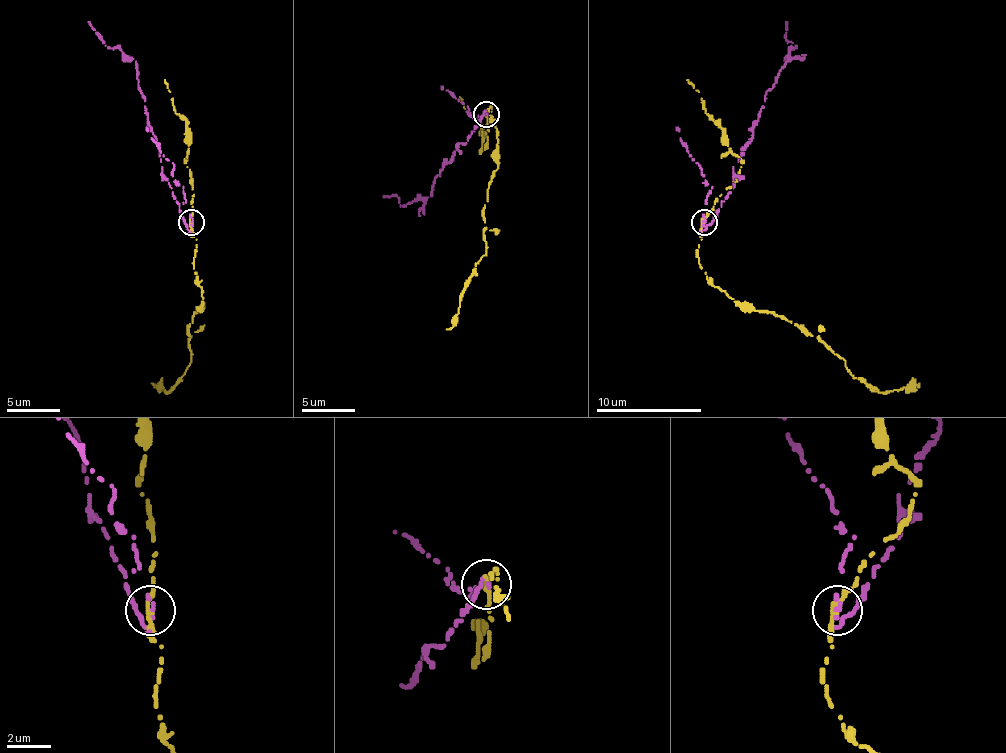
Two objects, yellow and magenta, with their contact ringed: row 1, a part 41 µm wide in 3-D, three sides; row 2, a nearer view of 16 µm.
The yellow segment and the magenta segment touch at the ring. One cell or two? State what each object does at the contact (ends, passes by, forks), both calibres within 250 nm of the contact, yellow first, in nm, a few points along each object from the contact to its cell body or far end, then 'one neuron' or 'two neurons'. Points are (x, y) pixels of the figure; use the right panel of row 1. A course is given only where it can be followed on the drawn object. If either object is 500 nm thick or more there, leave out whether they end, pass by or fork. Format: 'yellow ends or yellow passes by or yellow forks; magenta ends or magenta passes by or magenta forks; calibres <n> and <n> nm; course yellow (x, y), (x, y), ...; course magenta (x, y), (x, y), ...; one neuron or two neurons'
yellow passes by; magenta passes by; calibres 180 and 170 nm; course yellow (703, 223), (698, 262), (735, 302), (796, 323), (880, 392), (920, 384); course magenta (703, 223), (701, 231), (732, 188), (732, 167), (751, 138), (769, 88), (796, 46), (785, 38), (788, 22); two neurons

